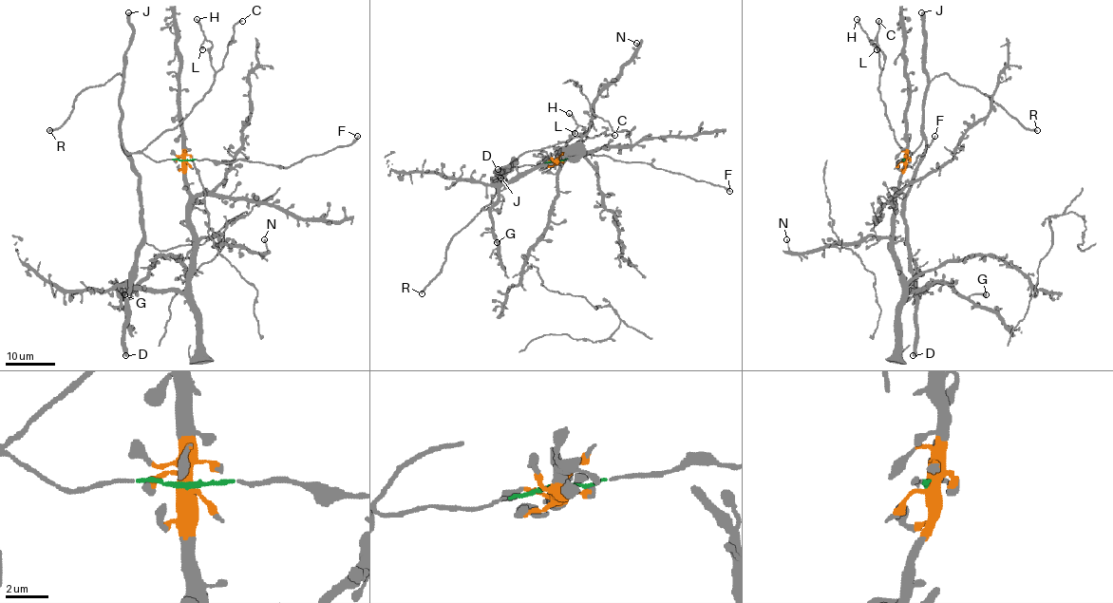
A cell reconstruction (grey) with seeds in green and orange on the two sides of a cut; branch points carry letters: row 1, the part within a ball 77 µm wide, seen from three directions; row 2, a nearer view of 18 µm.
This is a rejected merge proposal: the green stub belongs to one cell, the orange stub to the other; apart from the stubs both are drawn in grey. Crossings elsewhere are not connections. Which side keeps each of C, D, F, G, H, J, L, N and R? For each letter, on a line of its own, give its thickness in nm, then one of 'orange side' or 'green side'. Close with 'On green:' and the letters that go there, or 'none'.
C: calibre 190 nm; green side
D: calibre 550 nm; green side
F: calibre 170 nm; green side
G: calibre 360 nm; orange side
H: calibre 170 nm; green side
J: calibre 500 nm; green side
L: calibre 280 nm; green side
N: calibre 220 nm; orange side
R: calibre 320 nm; green side
On green: C, D, F, H, J, L, R

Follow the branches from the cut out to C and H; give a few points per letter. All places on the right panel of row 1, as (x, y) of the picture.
C: (904, 160), (909, 161), (910, 154), (895, 141), (878, 90), (878, 21)
H: (904, 160), (909, 161), (910, 154), (895, 141), (886, 106), (880, 98), (884, 55), (868, 38), (857, 18)

